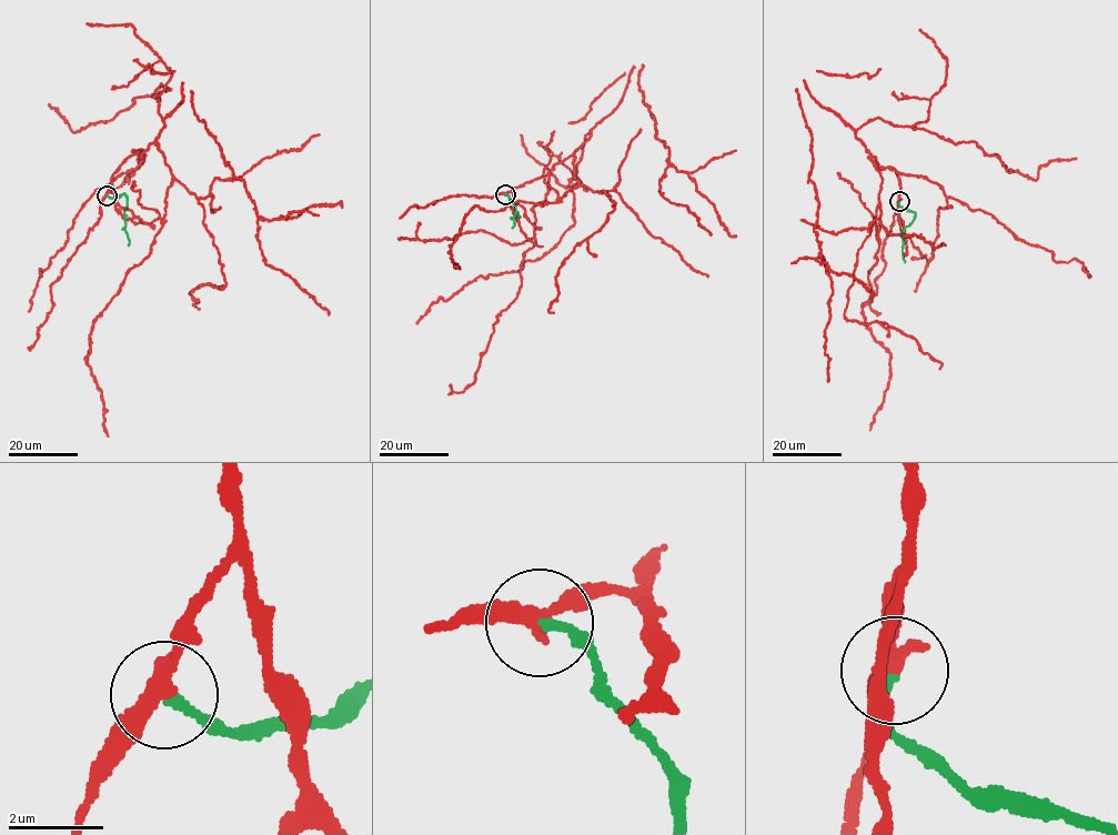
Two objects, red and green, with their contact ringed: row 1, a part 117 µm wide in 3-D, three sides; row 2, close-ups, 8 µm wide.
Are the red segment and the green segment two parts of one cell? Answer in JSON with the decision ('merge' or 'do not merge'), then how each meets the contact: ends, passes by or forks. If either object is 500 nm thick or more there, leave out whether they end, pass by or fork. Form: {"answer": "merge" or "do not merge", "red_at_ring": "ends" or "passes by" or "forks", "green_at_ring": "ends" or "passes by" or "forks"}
{"answer": "do not merge", "red_at_ring": "passes by", "green_at_ring": "ends"}

